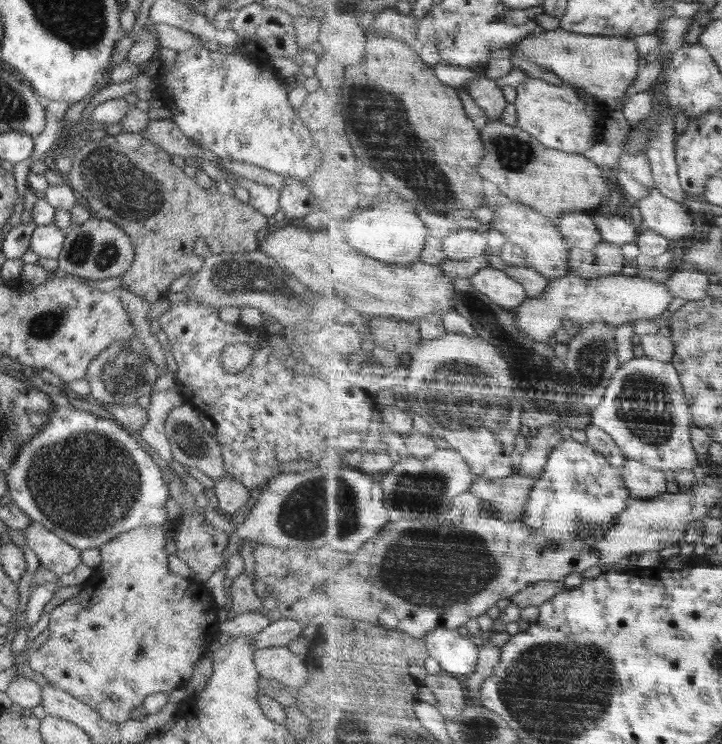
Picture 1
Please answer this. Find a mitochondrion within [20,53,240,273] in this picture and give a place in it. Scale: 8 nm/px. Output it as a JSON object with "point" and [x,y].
{"point":[115,182]}

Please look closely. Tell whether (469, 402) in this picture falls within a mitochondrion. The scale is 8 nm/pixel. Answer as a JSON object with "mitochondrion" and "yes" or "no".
{"mitochondrion":"yes"}

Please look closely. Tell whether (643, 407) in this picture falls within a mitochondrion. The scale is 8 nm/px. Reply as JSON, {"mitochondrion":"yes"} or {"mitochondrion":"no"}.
{"mitochondrion":"yes"}

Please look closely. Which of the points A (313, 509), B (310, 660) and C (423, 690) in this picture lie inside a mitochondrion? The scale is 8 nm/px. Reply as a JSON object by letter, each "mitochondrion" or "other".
{"A":"mitochondrion","B":"other","C":"other"}

